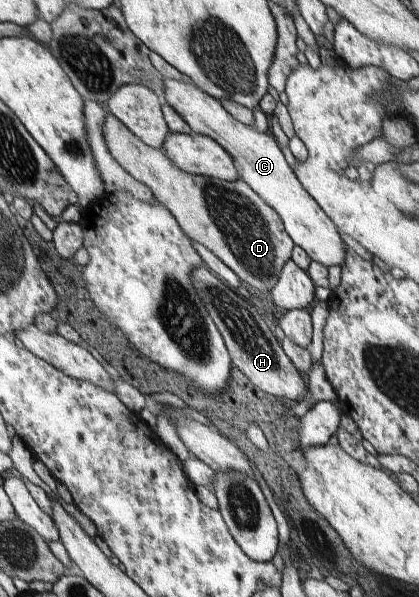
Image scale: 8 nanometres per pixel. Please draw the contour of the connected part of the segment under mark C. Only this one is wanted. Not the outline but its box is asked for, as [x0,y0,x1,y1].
[162,78,347,268]

